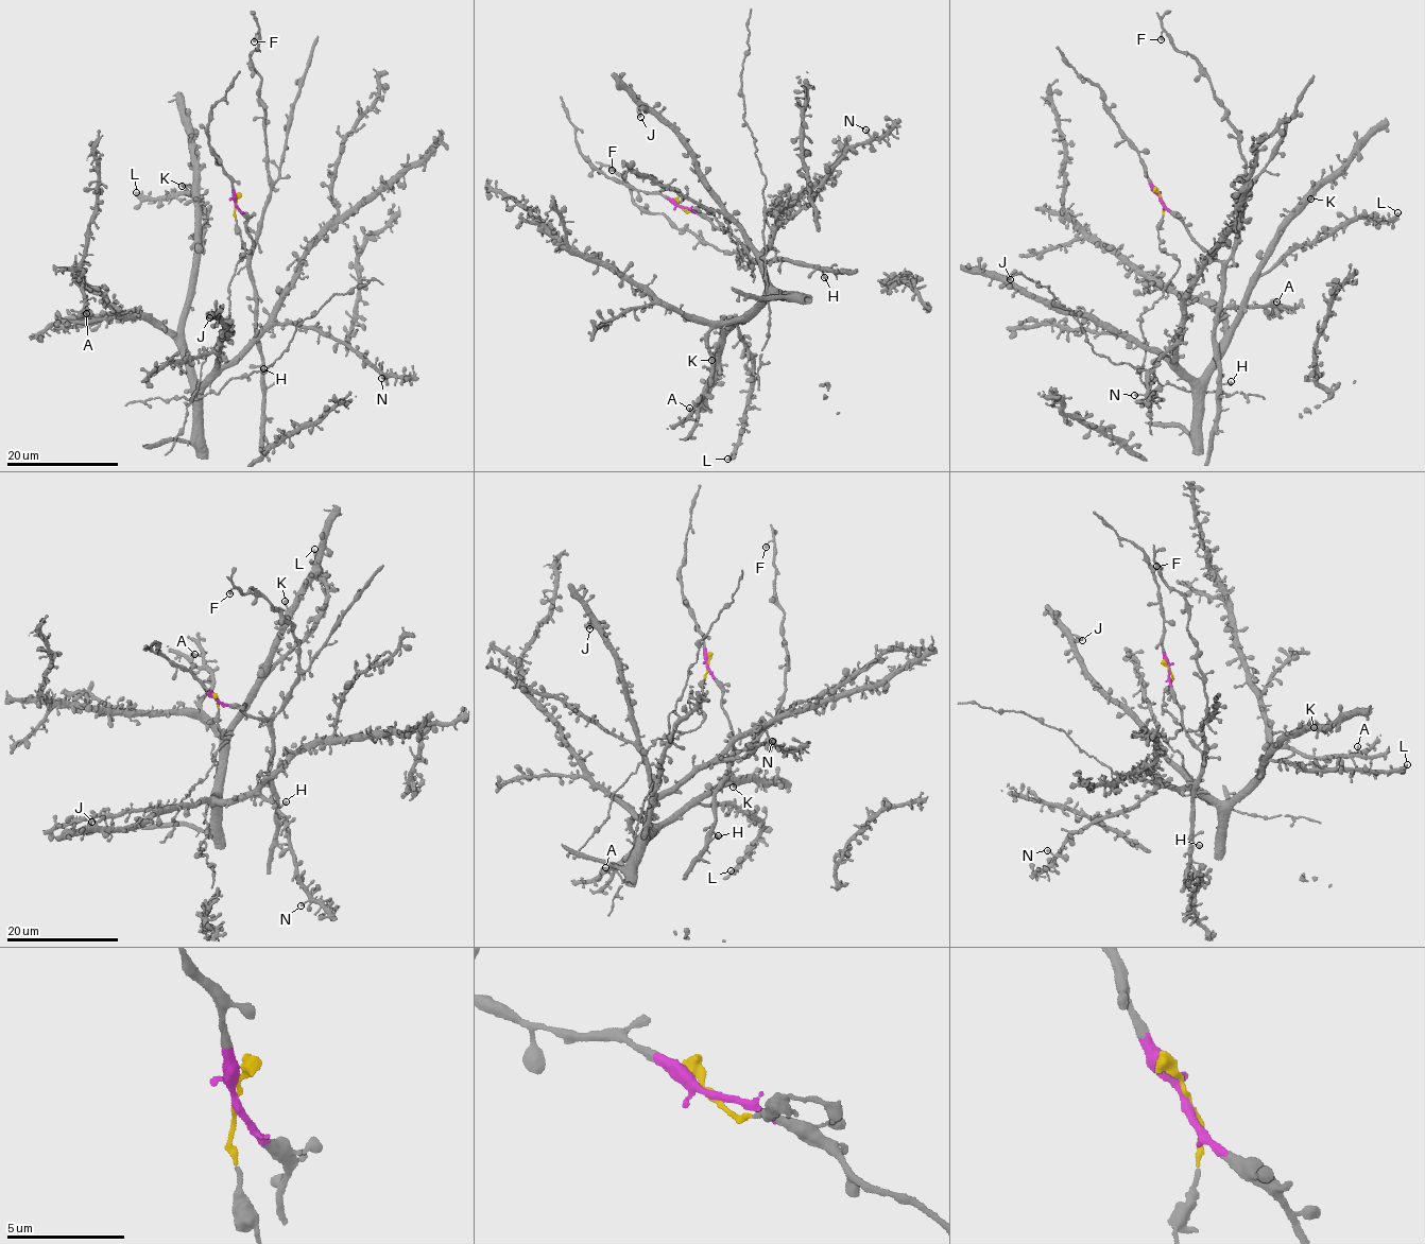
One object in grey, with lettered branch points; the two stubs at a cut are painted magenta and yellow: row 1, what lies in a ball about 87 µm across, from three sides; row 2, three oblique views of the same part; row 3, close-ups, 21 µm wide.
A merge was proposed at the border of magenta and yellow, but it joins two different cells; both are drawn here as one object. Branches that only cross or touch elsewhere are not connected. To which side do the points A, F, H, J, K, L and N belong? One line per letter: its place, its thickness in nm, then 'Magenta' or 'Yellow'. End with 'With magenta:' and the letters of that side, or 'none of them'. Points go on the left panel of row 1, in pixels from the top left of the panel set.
A: Place: (86, 313). Thickness 220 nm. Yellow
F: Place: (254, 41). Thickness 320 nm. Magenta
H: Place: (263, 368). Thickness 320 nm. Magenta
J: Place: (209, 317). Thickness 480 nm. Yellow
K: Place: (182, 186). Thickness 360 nm. Yellow
L: Place: (136, 192). Thickness 280 nm. Yellow
N: Place: (381, 378). Thickness 240 nm. Yellow
With magenta: F, H

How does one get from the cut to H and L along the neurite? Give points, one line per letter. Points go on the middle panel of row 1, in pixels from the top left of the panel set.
H: (680, 206), (688, 207), (724, 229), (752, 258), (811, 266), (822, 271), (824, 277)
L: (680, 206), (711, 208), (725, 234), (725, 218), (742, 234), (766, 287), (734, 321), (752, 370), (726, 460)

